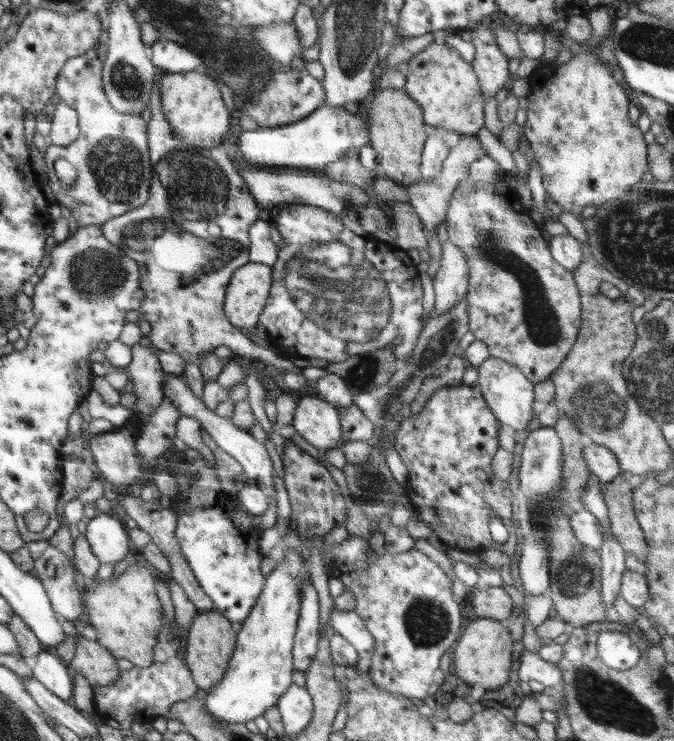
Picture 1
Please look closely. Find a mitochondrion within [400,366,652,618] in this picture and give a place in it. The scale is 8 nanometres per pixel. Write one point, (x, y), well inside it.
(574, 575)

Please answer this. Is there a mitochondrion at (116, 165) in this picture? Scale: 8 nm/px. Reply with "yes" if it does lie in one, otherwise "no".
yes

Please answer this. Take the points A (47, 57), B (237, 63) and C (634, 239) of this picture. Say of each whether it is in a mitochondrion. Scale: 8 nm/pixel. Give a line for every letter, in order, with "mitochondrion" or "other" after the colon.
A: other
B: mitochondrion
C: mitochondrion

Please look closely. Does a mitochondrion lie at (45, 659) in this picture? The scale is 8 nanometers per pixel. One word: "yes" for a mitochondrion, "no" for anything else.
no

